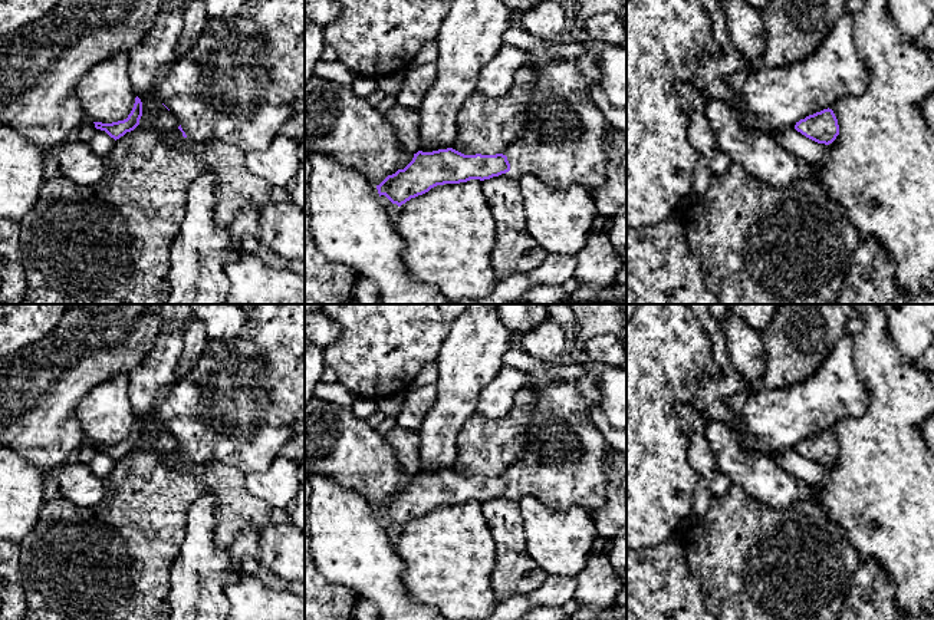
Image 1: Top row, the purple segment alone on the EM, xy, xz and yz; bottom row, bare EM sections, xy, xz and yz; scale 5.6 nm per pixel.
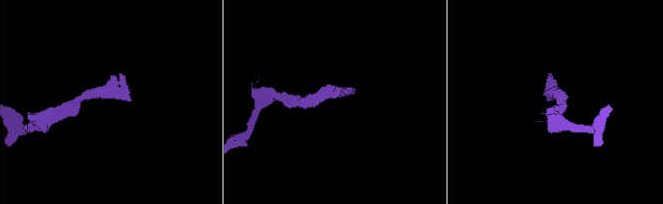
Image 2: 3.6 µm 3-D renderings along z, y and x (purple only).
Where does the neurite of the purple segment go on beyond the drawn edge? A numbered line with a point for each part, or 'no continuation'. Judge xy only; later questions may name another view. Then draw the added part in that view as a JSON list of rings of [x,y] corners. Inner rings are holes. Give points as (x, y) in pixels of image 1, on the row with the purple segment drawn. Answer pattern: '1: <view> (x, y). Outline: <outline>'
1: xy (237, 85). Outline: [[[246,0],[240,13],[231,22],[208,19],[197,44],[178,57],[162,82],[155,86],[157,96],[177,118],[187,138],[195,145],[220,141],[244,152],[263,151],[280,133],[282,126],[297,113],[293,102],[305,96],[305,0]]]

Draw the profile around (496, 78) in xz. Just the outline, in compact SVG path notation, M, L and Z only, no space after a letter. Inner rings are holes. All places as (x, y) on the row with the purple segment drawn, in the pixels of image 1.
M503 43L496 56L480 70L477 90L487 98L503 96L514 85L516 73L526 63L524 50Z

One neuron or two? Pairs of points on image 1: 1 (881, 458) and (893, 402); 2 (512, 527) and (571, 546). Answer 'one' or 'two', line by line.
1: one
2: two

